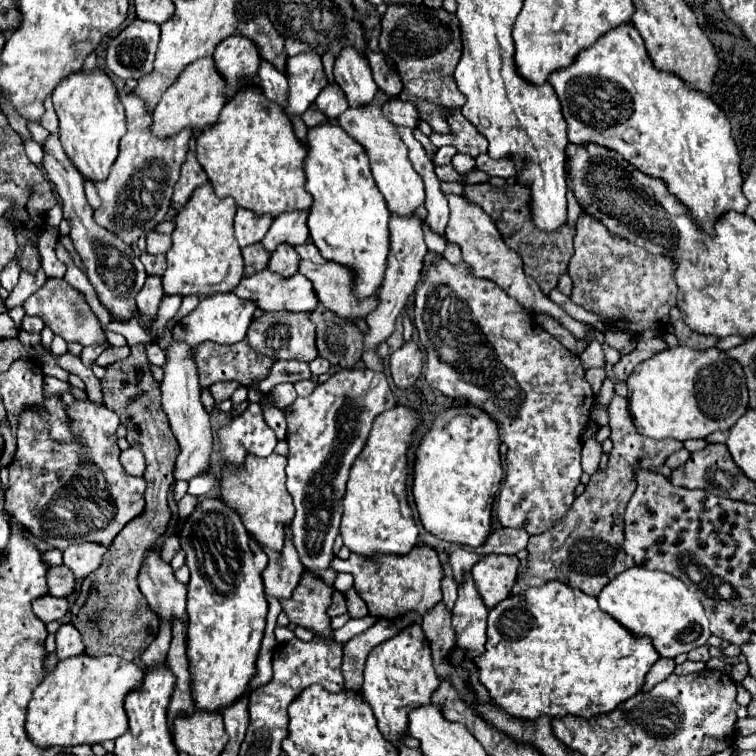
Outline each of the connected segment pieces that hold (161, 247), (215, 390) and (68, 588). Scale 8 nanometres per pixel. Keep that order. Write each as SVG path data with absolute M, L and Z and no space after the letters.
M159 232L147 234L147 252L149 254L165 254L171 248L171 236L163 236Z
M231 380L231 382L213 384L209 390L211 390L215 402L221 402L221 400L225 400L225 398L231 398L231 394L233 394L237 388L239 388L239 384L235 384L235 380Z
M53 566L47 572L47 586L51 596L69 596L75 588L75 578L67 566Z

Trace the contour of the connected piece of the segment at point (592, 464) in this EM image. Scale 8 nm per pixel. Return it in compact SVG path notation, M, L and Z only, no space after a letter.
M595 436L583 442L583 452L581 452L581 466L587 474L593 474L599 468L599 458L601 458L601 444L597 442Z

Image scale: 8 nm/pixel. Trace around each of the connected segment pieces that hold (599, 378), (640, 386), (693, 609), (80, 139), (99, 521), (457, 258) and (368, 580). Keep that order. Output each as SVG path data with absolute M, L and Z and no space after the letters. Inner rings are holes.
M591 368L591 370L587 370L585 374L587 374L585 378L587 378L587 382L591 384L593 392L595 392L595 394L599 394L601 384L603 384L603 380L605 380L605 370L603 370L603 368Z
M667 348L635 366L627 388L629 412L637 432L655 440L675 438L683 442L689 438L705 438L715 430L729 430L749 408L741 364L727 358L719 348Z
M633 566L621 572L603 588L597 596L603 612L619 620L635 636L649 636L655 650L665 658L675 658L677 654L689 652L707 644L711 630L699 598L675 576L661 570L647 570Z
M101 68L73 72L53 90L53 106L59 116L59 138L65 154L85 178L105 180L117 158L119 140L125 134L125 108L113 80Z
M77 402L67 408L77 436L75 444L63 446L49 438L37 414L25 412L17 430L17 452L9 470L9 488L5 492L5 512L21 522L31 536L45 540L57 550L71 544L95 542L109 548L119 530L139 516L145 508L145 480L129 476L119 464L117 426L119 416L113 410L89 402ZM55 512L81 512L75 520L61 520Z
M441 236L443 240L445 240L445 244L447 244L447 248L445 248L445 258L449 260L449 262L455 262L455 264L459 264L459 262L463 262L463 258L461 258L461 248L459 246L455 246L455 244L451 244L445 236Z
M415 546L413 552L405 556L399 554L375 554L375 556L359 556L351 554L345 562L339 558L333 560L333 570L349 572L355 578L355 590L367 602L369 614L379 618L395 618L403 612L415 610L421 616L431 610L437 602L441 602L441 580L443 580L443 564L439 554L429 546Z

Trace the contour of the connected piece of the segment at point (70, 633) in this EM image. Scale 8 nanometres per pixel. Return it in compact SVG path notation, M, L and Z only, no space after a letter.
M61 624L61 628L55 634L55 642L57 642L57 656L61 660L71 658L71 656L79 656L85 650L81 634L71 624Z

